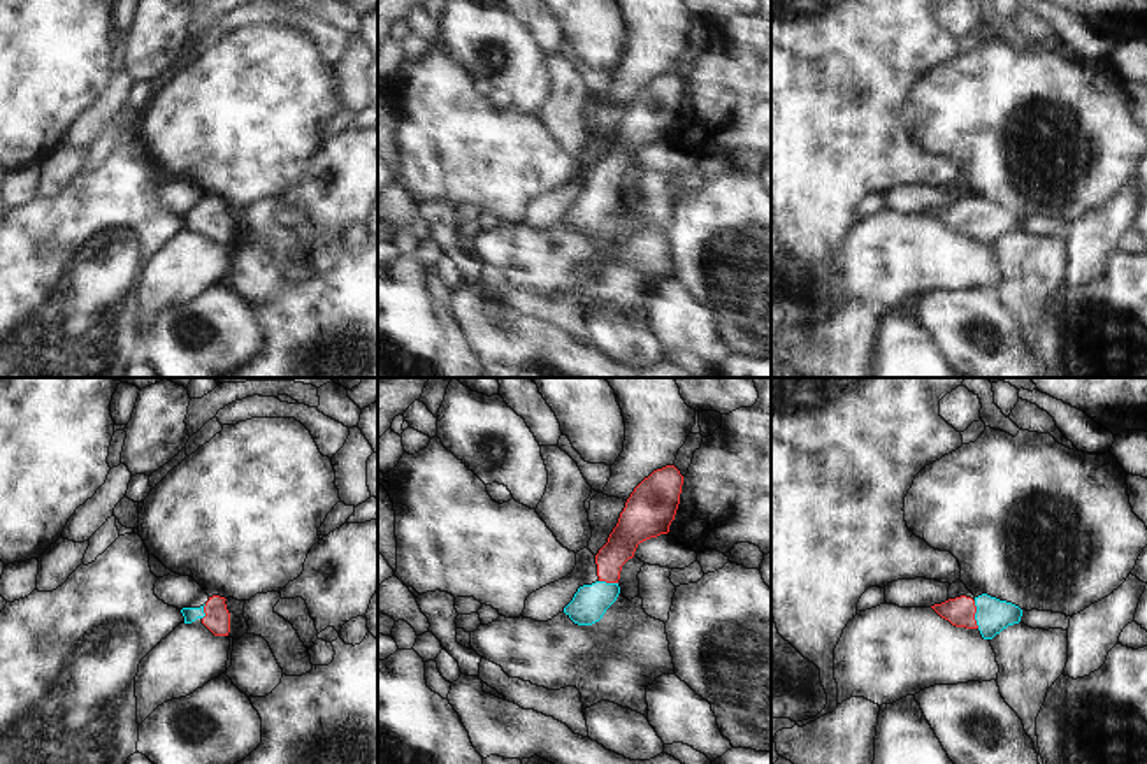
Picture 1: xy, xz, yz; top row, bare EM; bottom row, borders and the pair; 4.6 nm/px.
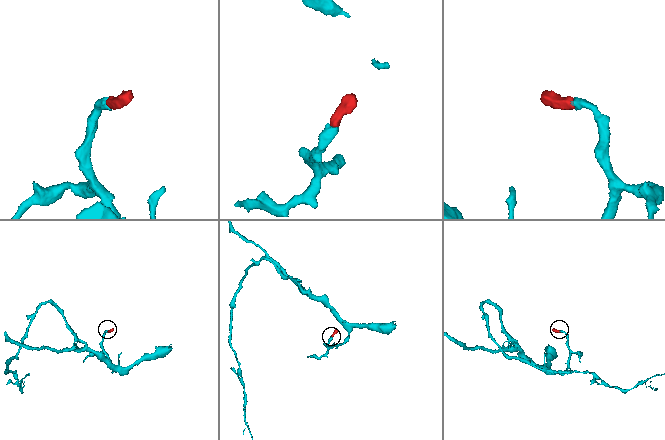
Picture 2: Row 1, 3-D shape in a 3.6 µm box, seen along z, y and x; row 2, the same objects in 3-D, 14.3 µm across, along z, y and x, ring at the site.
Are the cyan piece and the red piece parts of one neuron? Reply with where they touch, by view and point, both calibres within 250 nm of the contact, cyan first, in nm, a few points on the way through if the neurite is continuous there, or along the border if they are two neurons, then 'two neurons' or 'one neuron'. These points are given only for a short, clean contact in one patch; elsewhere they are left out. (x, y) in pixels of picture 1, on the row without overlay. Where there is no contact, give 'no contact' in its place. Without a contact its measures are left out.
yz (975, 222) | 160/140 nm | across yz (993, 222), (975, 222), (959, 218) | one neuron

